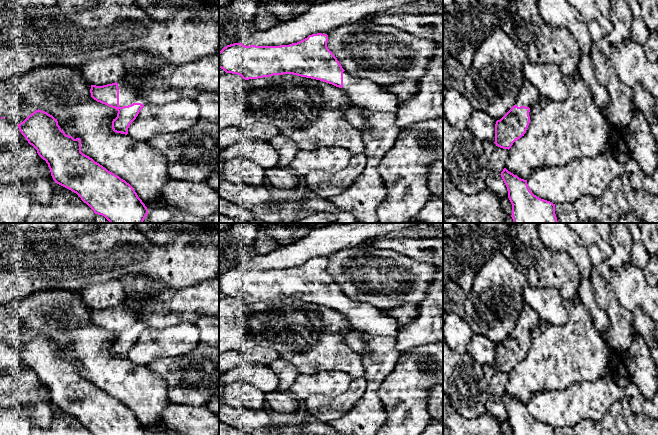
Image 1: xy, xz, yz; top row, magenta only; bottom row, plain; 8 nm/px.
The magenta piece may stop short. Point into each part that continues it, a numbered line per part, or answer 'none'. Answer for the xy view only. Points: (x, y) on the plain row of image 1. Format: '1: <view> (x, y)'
1: xy (129, 317)

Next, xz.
1: xz (363, 317)

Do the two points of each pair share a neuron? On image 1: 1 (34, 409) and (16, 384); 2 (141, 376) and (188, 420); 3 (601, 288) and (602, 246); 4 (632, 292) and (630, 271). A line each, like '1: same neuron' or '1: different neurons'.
1: same neuron
2: different neurons
3: different neurons
4: same neuron

